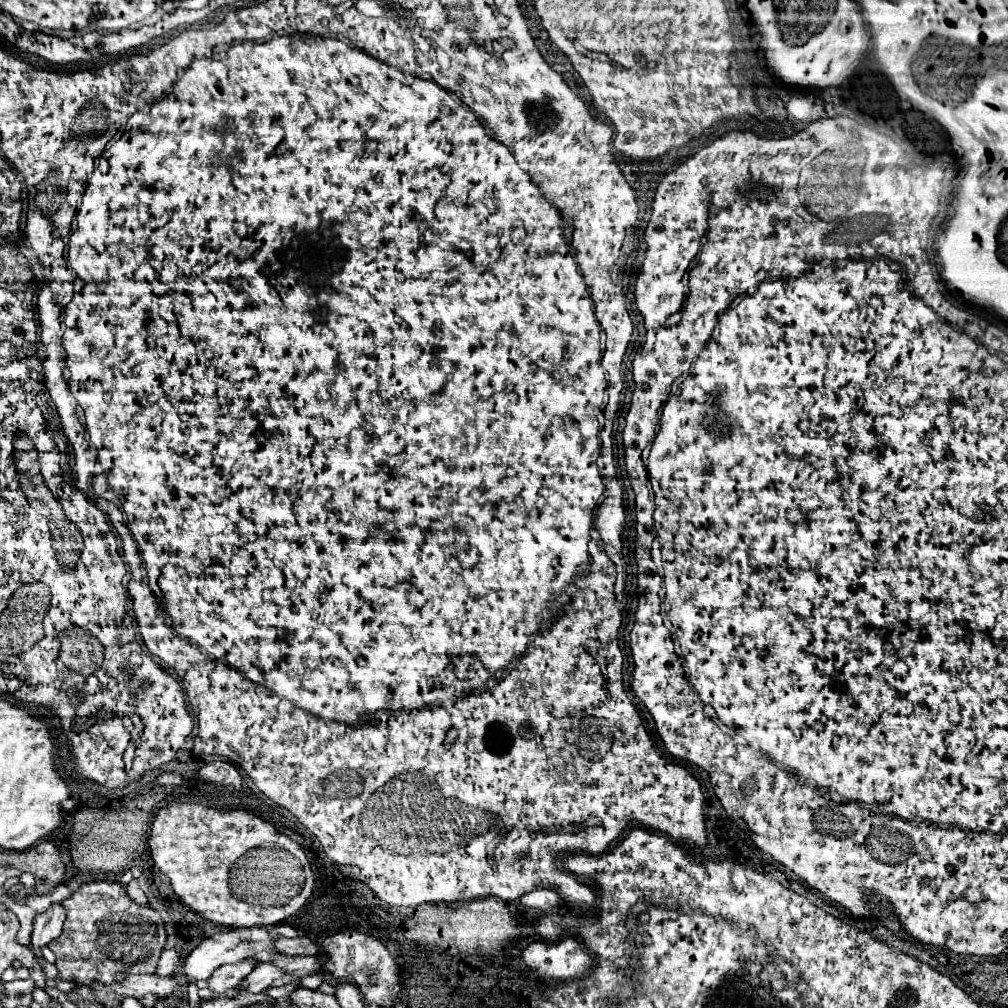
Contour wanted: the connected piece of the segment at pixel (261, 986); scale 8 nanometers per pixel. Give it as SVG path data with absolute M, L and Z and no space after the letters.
M262 962L262 966L256 966L242 982L238 988L246 988L252 994L264 992L268 986L272 986L274 980L282 980L286 974L274 966L272 962Z

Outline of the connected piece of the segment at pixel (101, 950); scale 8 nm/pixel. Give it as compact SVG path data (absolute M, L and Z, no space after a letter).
M92 880L80 884L78 890L74 890L72 898L64 900L66 908L66 922L62 934L50 942L50 950L56 954L56 968L60 972L60 978L66 982L72 982L76 986L82 984L114 984L118 974L132 976L132 974L152 974L156 972L160 952L166 946L166 926L160 918L160 914L150 904L138 904L134 902L126 886L122 886L116 880Z

